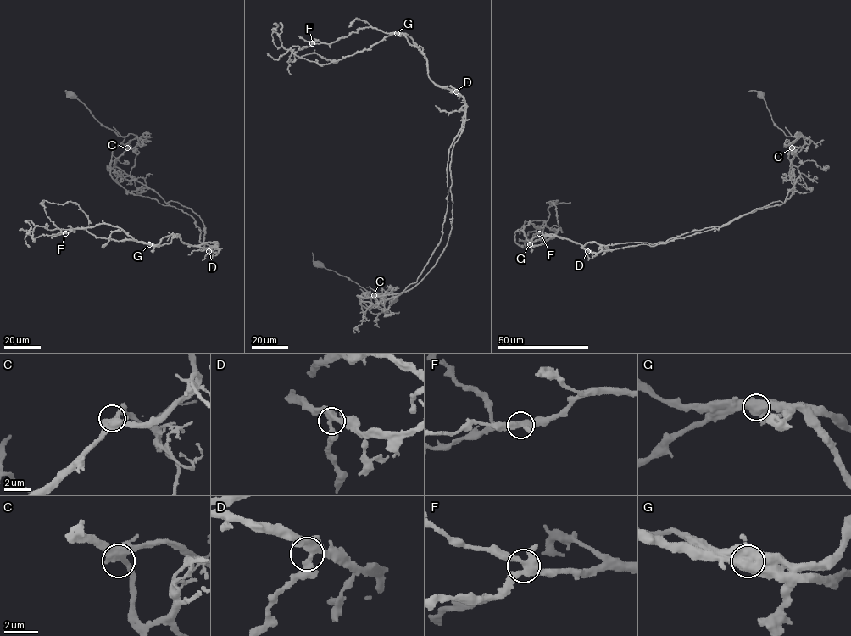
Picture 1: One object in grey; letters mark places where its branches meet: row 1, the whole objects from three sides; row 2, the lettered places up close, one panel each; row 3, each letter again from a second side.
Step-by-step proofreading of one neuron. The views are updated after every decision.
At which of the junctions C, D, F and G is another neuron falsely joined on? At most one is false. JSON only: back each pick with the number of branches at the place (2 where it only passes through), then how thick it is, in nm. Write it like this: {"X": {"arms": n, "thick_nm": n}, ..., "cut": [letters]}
{"G": {"arms": 4, "thick_nm": 700}, "cut": ["G"]}

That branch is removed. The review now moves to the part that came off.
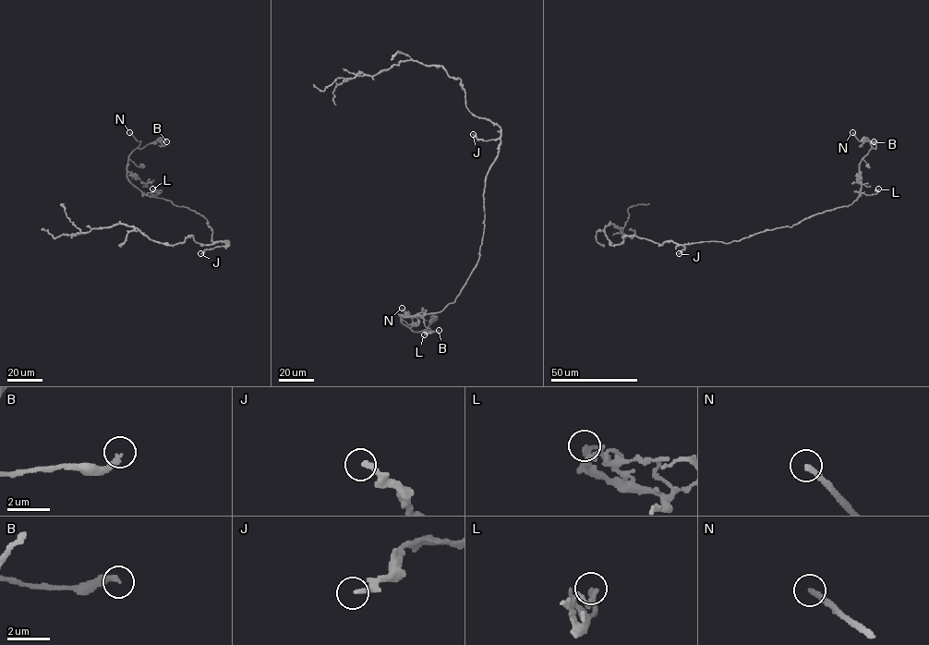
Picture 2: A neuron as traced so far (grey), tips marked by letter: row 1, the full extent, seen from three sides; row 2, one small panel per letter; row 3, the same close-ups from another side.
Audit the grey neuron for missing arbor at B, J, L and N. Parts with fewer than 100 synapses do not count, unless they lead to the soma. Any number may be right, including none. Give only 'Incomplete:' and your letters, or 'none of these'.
Incomplete: N

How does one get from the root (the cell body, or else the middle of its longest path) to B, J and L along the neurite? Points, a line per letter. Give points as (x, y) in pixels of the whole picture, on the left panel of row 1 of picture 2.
B: (217, 241), (211, 240), (212, 229), (202, 215), (145, 195), (127, 178), (133, 151), (166, 141)
J: (217, 241), (228, 244), (206, 249), (200, 253)
L: (217, 241), (211, 240), (212, 229), (202, 215), (166, 200), (150, 196), (149, 193), (159, 194), (152, 188)

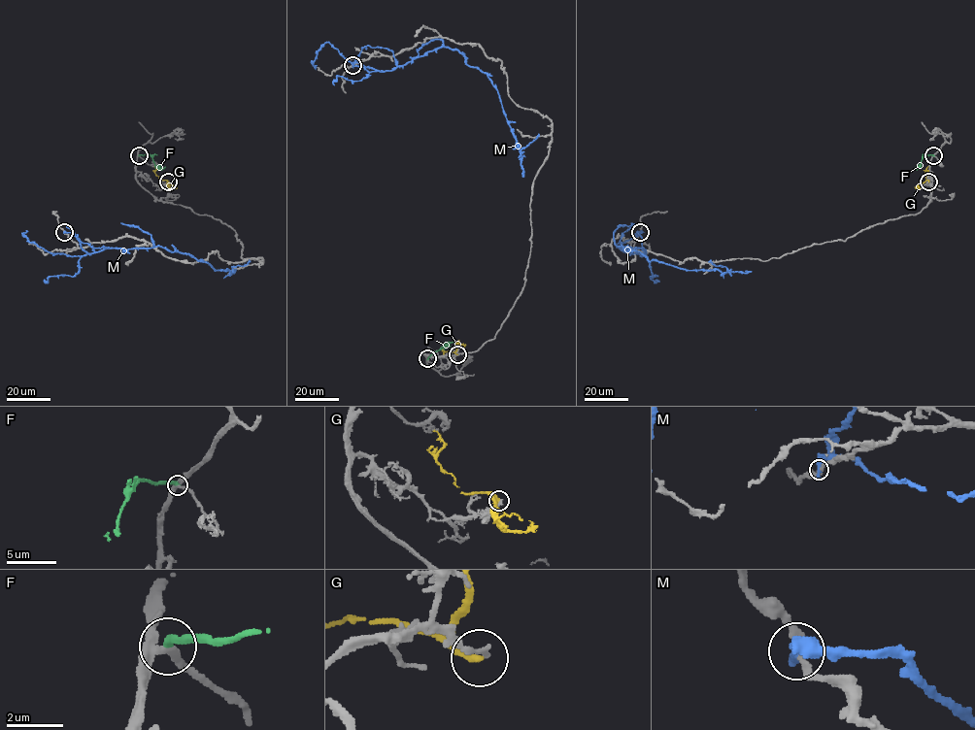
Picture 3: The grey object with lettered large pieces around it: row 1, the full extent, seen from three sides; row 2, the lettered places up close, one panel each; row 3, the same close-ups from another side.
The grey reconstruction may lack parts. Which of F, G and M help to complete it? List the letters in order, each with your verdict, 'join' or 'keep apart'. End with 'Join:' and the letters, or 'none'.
F: keep apart
G: keep apart
M: keep apart
Join: none

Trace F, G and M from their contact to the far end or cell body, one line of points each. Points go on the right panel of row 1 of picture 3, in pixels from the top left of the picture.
F: (933, 155), (924, 154), (920, 166), (916, 169), (915, 166)
G: (928, 182), (924, 173), (927, 166)
M: (639, 232), (646, 253), (643, 248), (621, 247), (638, 250), (650, 260), (689, 270), (727, 271), (708, 261)

